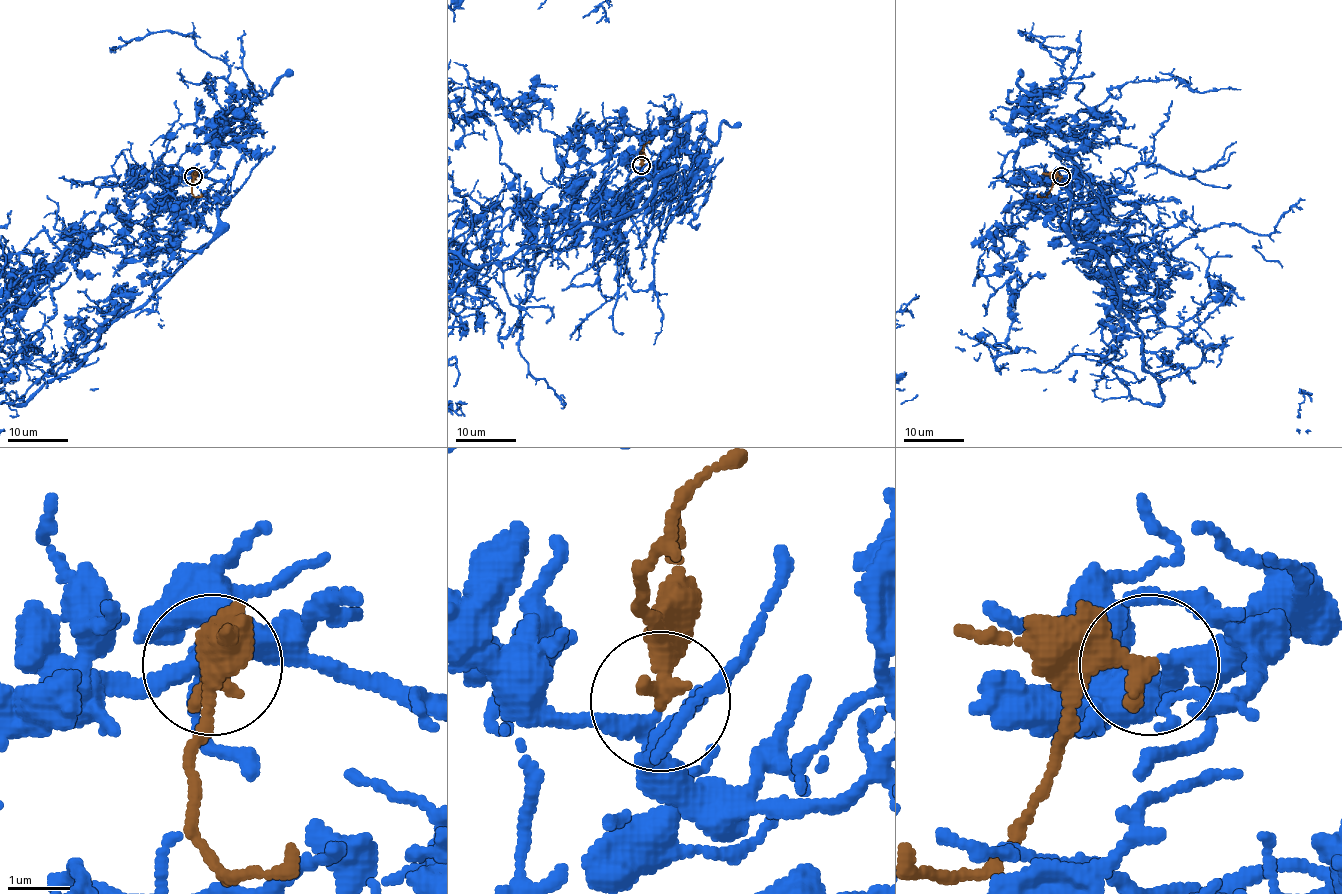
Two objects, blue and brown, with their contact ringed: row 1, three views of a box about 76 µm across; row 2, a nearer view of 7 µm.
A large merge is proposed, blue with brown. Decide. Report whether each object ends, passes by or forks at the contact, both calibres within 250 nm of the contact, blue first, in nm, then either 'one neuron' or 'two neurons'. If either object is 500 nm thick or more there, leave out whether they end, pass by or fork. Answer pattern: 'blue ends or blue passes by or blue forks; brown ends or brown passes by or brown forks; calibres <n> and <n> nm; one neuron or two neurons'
blue forks; brown ends; calibres 240 and 400 nm; one neuron

